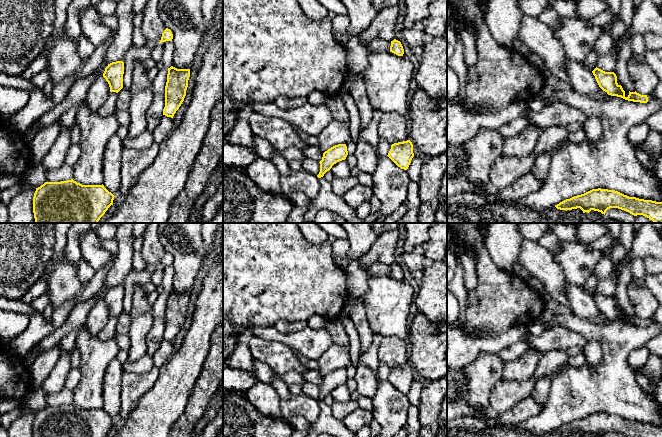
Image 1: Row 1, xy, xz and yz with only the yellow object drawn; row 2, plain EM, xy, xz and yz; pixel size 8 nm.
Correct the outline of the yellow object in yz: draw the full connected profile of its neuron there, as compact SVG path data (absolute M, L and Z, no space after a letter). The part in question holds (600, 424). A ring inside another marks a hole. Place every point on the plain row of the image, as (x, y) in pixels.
M601 412L566 423L555 431L560 434L580 432L583 437L589 437L591 434L606 437L610 432L629 437L662 437L662 426L629 421L615 414Z

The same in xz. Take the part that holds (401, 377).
M410 364L394 367L387 379L398 391L407 394L412 382L413 368Z

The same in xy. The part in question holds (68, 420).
M73 403L45 406L36 412L33 437L105 437L113 429L114 419L104 409L82 409Z

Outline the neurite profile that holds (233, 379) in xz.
M223 365L223 389L246 391L258 382L255 373Z

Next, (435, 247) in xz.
M435 223L429 229L429 239L424 244L425 255L433 262L443 260L447 249L447 223Z

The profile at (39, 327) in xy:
M0 296L0 309L29 316L26 330L9 342L9 352L20 359L24 359L34 346L55 330L51 319L47 320L42 312L34 310L31 304L26 304L20 299L7 299Z

